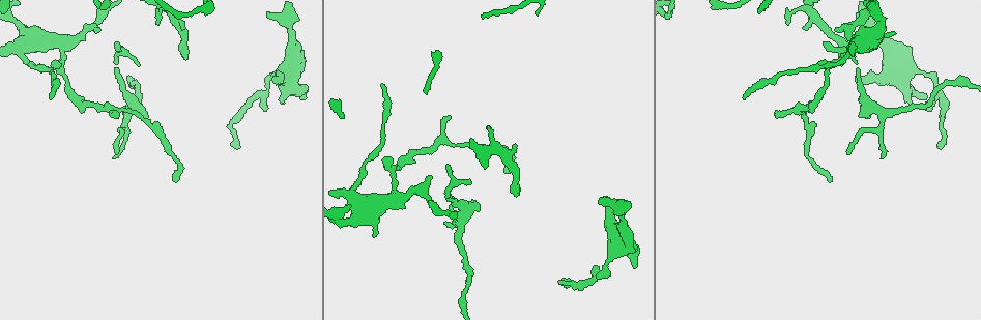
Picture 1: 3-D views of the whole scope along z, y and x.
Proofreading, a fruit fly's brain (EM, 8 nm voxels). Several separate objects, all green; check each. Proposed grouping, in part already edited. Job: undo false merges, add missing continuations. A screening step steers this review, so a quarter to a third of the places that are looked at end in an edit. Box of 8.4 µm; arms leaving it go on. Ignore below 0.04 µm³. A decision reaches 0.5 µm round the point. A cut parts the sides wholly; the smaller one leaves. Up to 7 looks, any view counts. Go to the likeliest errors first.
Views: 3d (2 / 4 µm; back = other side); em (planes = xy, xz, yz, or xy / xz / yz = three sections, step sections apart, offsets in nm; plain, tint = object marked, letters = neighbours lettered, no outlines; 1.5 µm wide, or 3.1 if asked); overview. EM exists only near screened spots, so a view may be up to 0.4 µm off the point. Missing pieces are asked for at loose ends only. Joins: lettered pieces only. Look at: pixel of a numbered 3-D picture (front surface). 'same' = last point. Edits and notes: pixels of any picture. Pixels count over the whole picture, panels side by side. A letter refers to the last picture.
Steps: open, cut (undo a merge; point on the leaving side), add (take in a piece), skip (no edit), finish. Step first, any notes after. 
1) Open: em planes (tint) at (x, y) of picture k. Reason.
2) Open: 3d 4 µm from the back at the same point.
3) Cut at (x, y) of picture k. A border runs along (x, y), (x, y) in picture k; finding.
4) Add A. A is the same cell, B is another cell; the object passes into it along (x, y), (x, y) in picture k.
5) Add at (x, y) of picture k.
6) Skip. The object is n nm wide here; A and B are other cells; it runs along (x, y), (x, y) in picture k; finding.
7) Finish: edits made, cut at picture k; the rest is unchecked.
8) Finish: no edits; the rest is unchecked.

Open: 3d 2 µm from the back at (911, 103) of picture 1. Branch stops here.

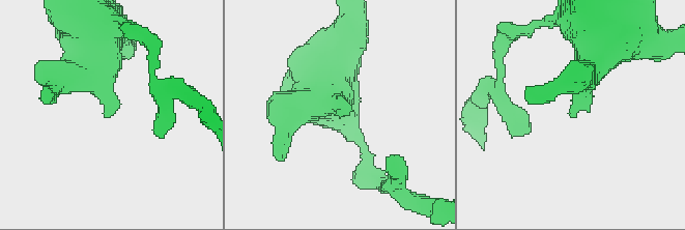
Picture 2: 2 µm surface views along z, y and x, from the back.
Open: em planes (letters) at (340, 113) of picture 2.

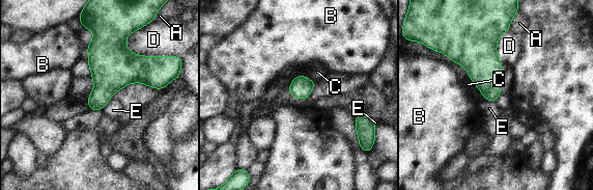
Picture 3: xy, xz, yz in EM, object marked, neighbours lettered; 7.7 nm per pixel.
Skip. The object is 170 nm wide here; A, B, C, D and E are other cells; a border runs along (111, 99), (101, 109) in picture 3; none of them fits.

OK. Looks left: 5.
Open: 3d 2 µm at (449, 119) of picture 1.

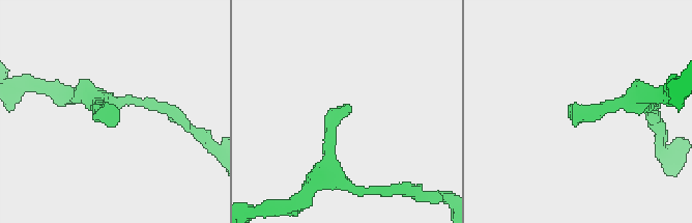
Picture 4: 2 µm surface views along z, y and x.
Open: em xz step 4 (tint) at (573, 117) of picture 4.

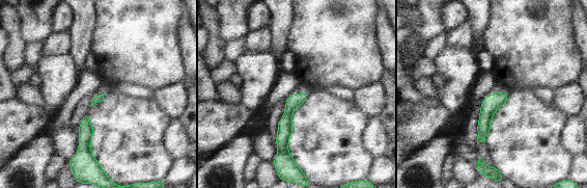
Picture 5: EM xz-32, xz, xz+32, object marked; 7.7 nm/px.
Open: em planes (letters) at the same point. Another direction.

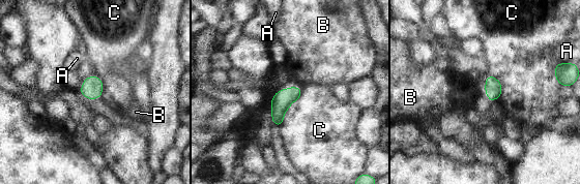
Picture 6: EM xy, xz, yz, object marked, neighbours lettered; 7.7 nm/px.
Skip. The longest contact is with C, 340 nm; A, B and C are other cells; a border runs along (293, 86), (300, 89) in picture 6; no lettered piece goes on from it.

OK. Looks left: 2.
Open: 3d 2 µm from the back at (505, 172) of picture 1. An open end.

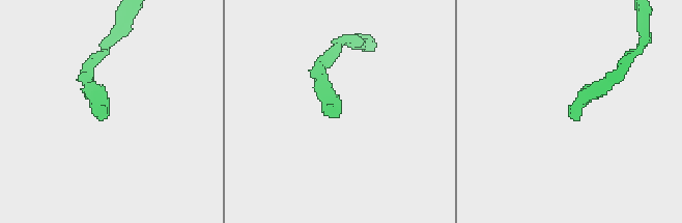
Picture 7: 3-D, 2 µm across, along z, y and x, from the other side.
Open: em planes (letters) at (577, 120) of picture 7. Shape alone is not enough.

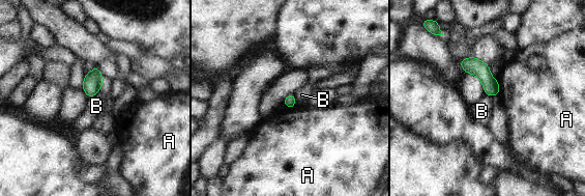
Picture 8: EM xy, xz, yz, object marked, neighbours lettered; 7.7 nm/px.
Skip. The object is 90 nm wide here; the longest contact is with B, 170 nm; A and B are other cells; no lettered piece goes on from it.

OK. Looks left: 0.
Finish: no edits; the rest is unchecked.

